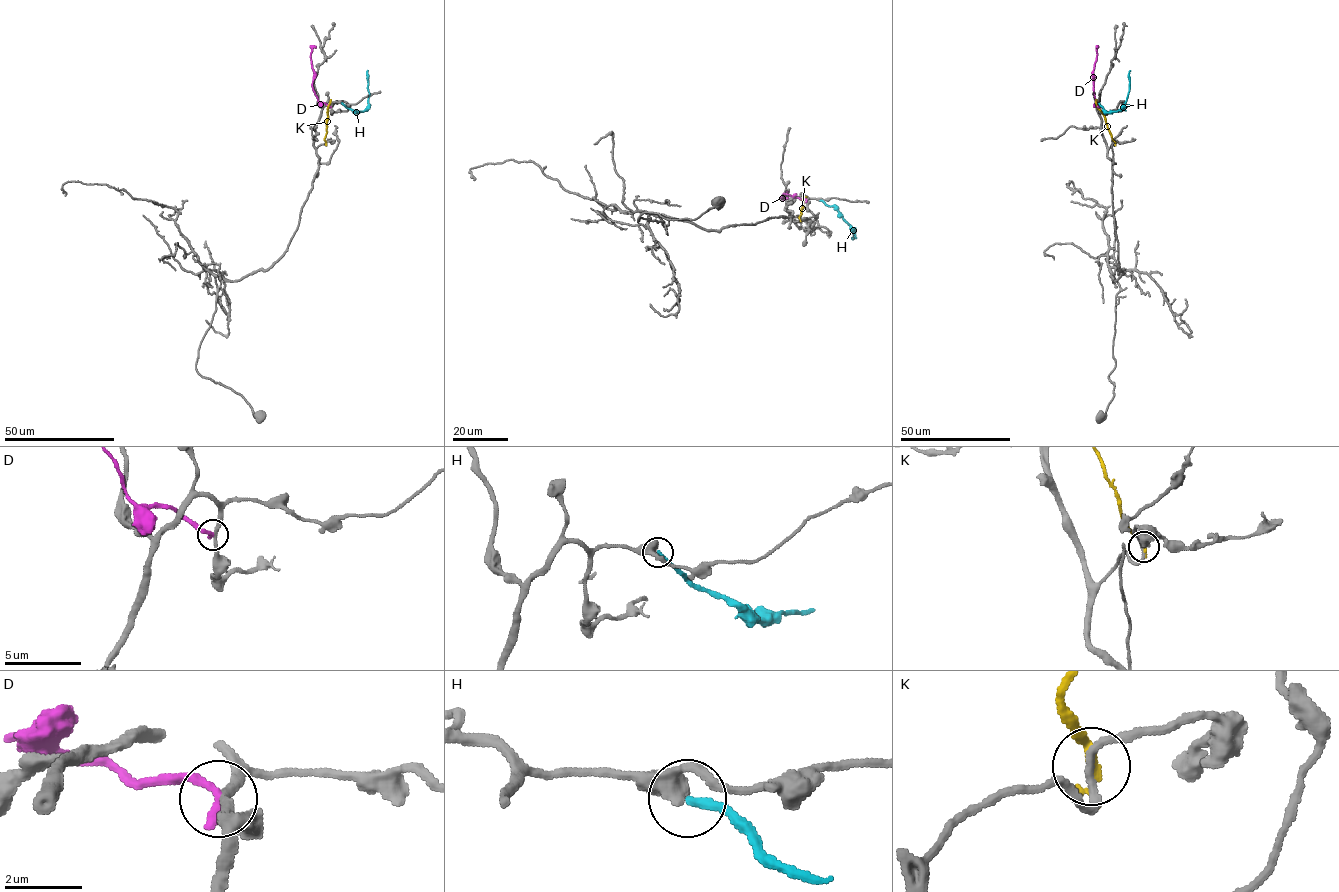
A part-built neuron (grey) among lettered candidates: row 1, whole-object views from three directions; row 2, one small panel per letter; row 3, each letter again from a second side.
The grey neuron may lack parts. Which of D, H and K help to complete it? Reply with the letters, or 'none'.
none

